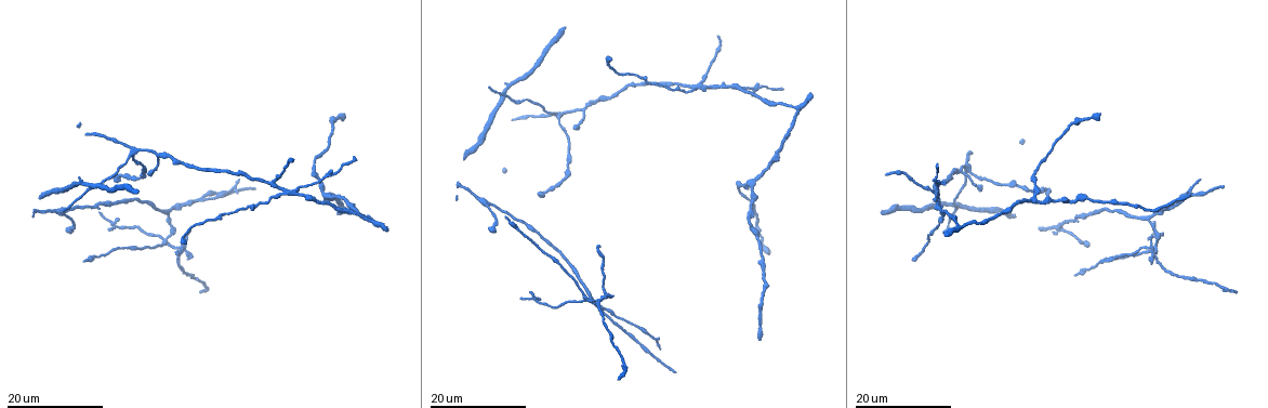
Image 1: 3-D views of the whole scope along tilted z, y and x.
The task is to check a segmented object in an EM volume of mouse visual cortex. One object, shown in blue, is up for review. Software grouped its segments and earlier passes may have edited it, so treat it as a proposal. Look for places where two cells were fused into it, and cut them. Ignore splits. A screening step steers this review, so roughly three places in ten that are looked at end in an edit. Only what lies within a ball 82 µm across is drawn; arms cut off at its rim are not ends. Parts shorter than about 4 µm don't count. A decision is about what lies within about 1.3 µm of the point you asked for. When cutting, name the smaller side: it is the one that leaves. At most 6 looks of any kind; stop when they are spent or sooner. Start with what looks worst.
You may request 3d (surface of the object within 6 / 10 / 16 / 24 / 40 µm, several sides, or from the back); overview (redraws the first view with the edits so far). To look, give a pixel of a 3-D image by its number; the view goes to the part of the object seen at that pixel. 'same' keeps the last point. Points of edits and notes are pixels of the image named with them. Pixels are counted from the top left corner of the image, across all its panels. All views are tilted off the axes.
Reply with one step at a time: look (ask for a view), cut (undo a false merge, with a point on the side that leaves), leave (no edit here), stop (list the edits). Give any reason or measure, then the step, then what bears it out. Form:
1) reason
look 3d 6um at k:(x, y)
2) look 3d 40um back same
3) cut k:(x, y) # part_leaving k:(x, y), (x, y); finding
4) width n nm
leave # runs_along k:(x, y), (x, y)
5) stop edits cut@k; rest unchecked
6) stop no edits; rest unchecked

two arms in line, one across
look 3d 24um at 1:(181, 205)

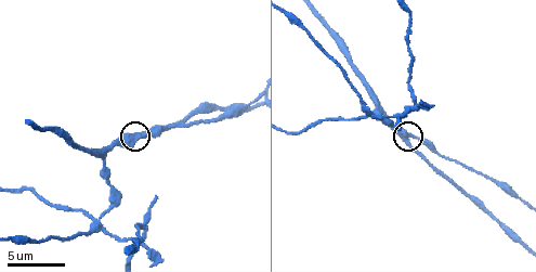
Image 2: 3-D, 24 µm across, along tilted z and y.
look 3d 10um at 2:(408, 144)

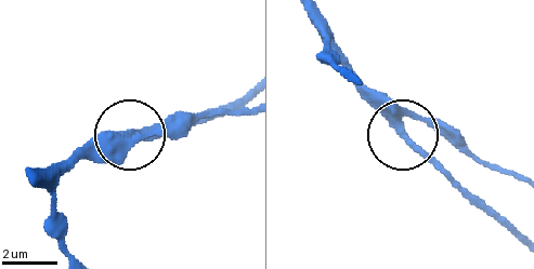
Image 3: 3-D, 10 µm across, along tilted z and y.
arms 3
leave # all the same cell

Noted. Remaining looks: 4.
small branch off a trunk
look 3d 16um at 1:(292, 191)

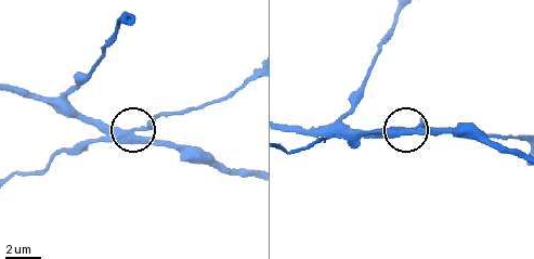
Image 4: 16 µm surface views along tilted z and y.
look 3d 10um at 4:(136, 137)

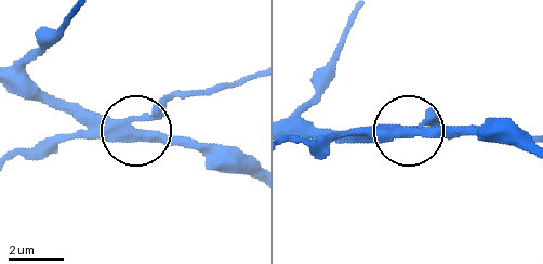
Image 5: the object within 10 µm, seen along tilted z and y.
cut 5:(64, 134) # part_leaving 5:(105, 132), (24, 148); two cells meet here

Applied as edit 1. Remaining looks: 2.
stop edits cut@5; rest unchecked

